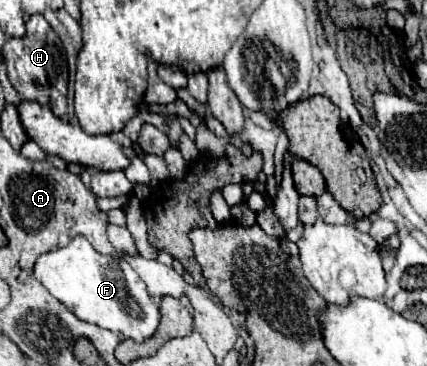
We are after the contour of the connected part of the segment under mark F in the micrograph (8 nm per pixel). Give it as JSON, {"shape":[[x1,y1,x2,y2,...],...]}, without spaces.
{"shape":[[82,235,74,237,66,247,40,255,34,265,34,277,78,319,114,333,122,333,136,343,152,337,160,323,158,305,152,301,146,285,126,263,126,259,98,255,98,251,94,251]]}

